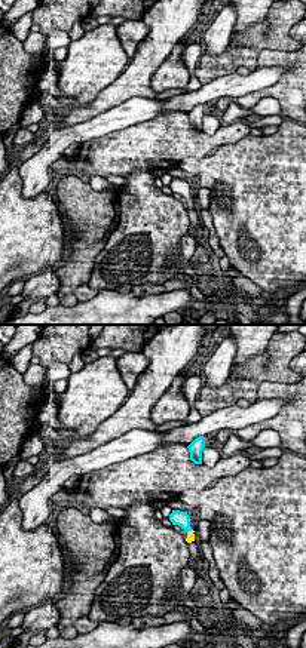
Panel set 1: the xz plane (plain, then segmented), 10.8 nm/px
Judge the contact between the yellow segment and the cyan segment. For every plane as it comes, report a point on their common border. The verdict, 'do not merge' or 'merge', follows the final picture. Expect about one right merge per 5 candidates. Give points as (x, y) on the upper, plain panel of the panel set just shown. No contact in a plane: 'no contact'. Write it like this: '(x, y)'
(189, 199)

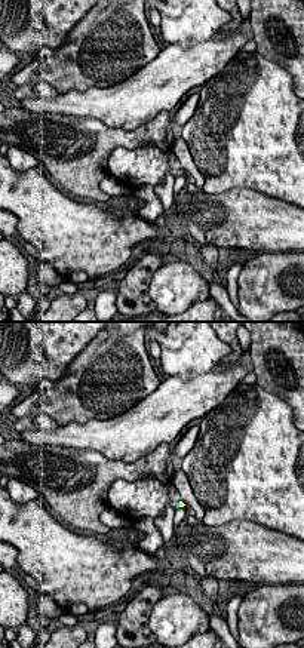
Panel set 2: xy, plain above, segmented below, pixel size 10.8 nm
(180, 172)

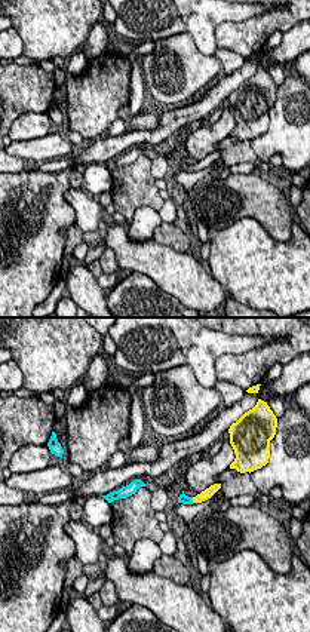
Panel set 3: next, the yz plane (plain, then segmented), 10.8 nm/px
(193, 168)

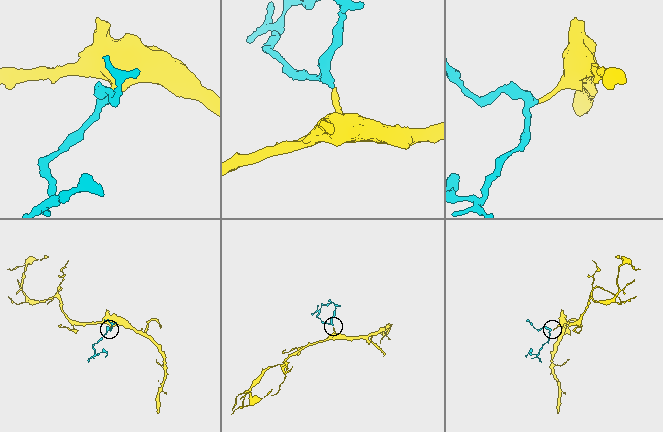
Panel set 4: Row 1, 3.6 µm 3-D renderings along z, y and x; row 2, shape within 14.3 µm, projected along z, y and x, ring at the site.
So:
merge

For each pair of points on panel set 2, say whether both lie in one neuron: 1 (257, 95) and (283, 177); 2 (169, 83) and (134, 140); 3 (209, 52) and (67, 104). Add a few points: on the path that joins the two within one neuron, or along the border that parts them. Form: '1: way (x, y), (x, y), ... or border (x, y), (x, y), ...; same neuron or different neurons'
1: way (257, 116), (257, 128), (283, 156); same neuron
2: border (169, 111), (162, 110), (129, 131), (110, 128); different neurons
3: way (174, 71), (131, 104), (103, 104); same neuron

